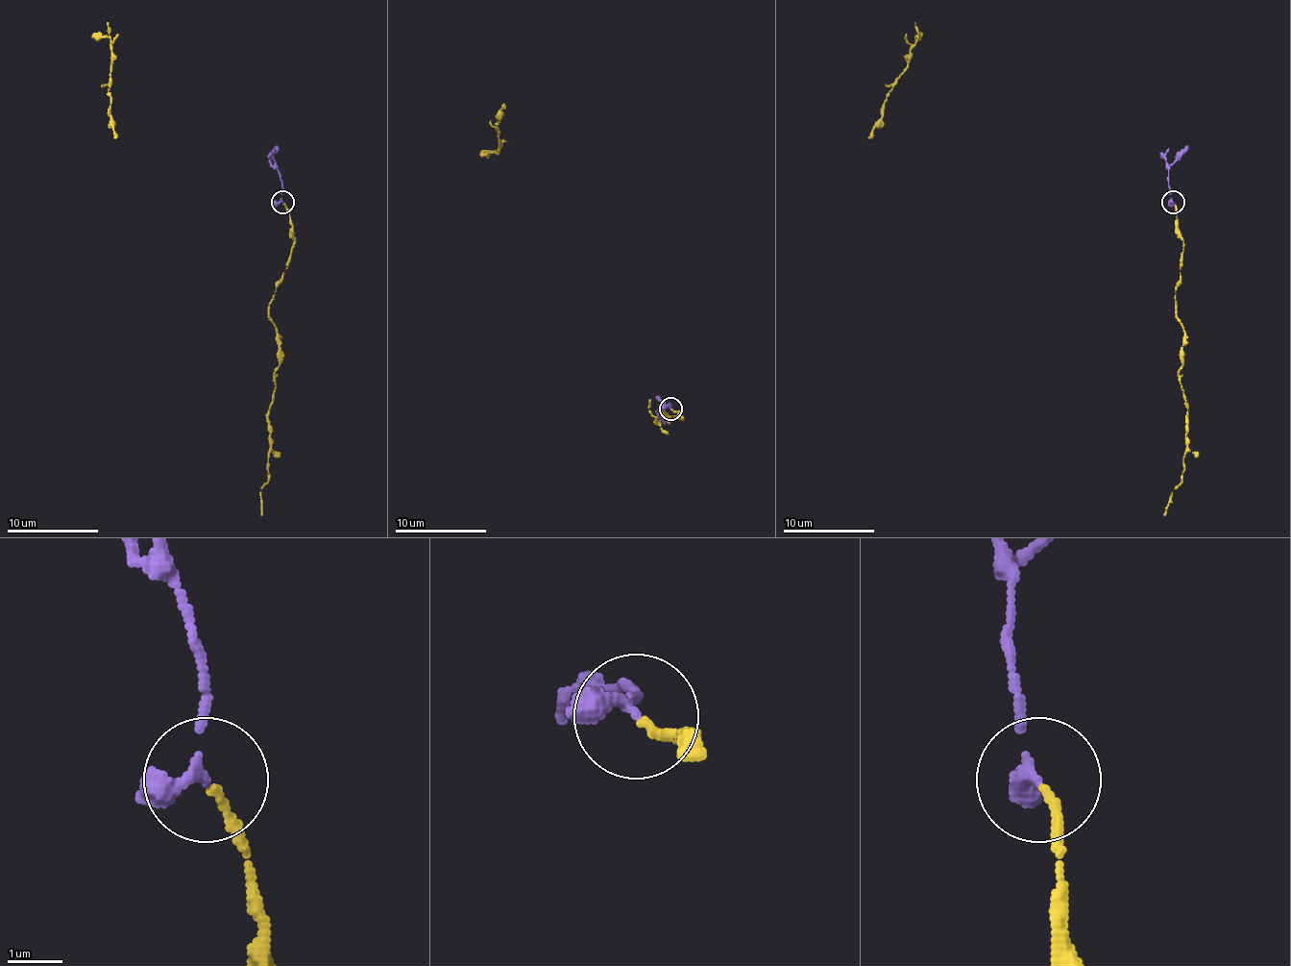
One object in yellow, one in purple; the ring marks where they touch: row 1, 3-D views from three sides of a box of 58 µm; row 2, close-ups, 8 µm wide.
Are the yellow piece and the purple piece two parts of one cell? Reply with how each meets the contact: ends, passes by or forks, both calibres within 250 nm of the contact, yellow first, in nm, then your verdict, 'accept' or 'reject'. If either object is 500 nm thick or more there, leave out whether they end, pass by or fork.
yellow ends | purple passes by | 150/200 nm | accept

